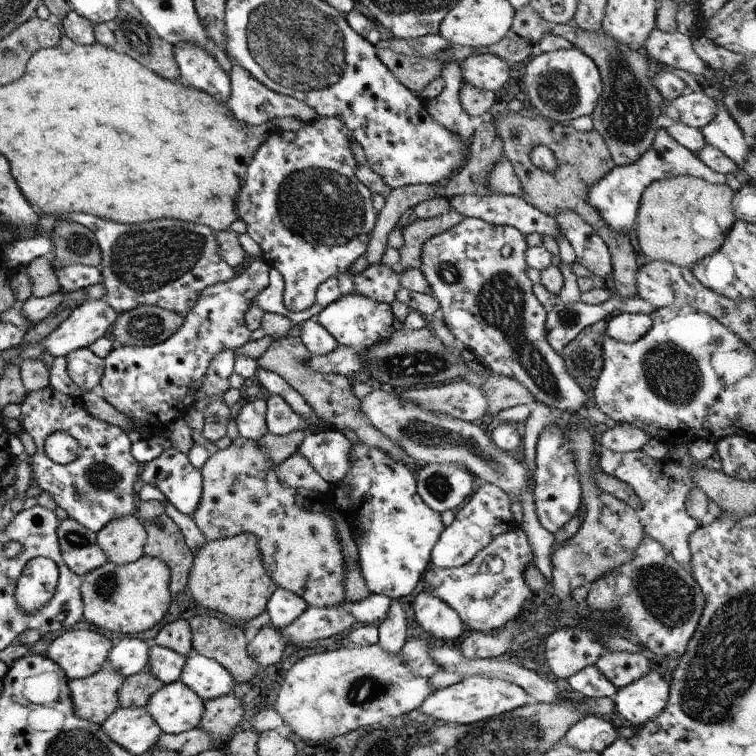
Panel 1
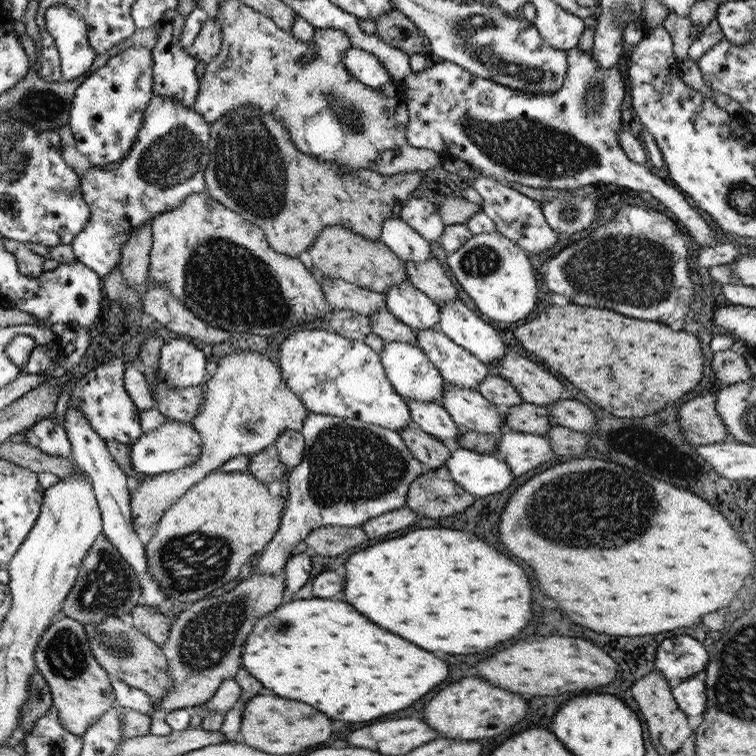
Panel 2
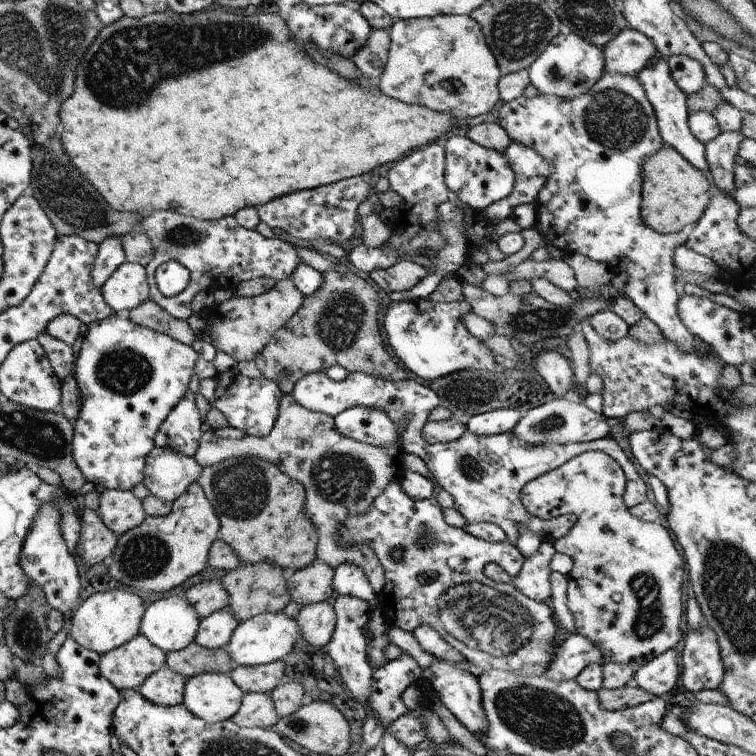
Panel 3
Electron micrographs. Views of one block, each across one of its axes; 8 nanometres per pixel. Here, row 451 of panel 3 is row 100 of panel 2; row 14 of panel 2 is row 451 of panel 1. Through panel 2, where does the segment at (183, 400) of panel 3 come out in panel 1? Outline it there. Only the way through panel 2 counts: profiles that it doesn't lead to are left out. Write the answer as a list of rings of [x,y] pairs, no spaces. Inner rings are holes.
[[[167,447],[159,456],[144,464],[139,478],[160,490],[178,511],[192,516],[200,499],[202,478],[200,470],[191,465],[185,453]]]

